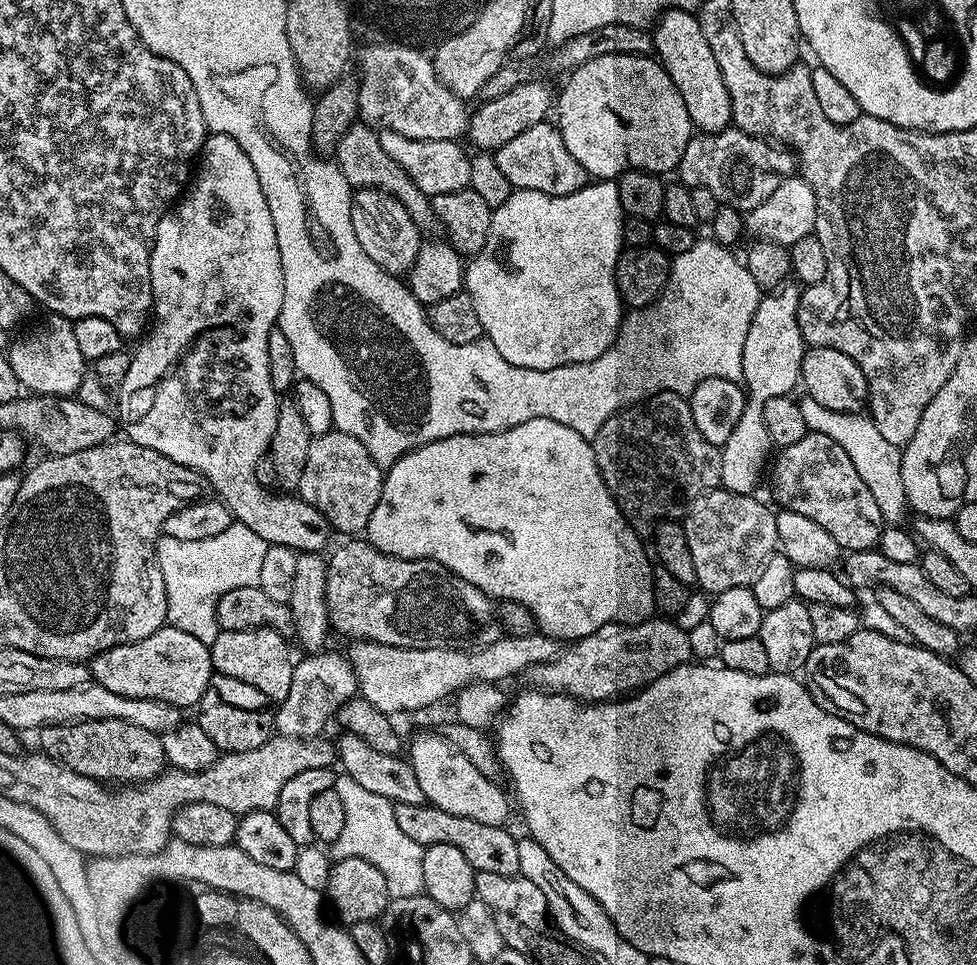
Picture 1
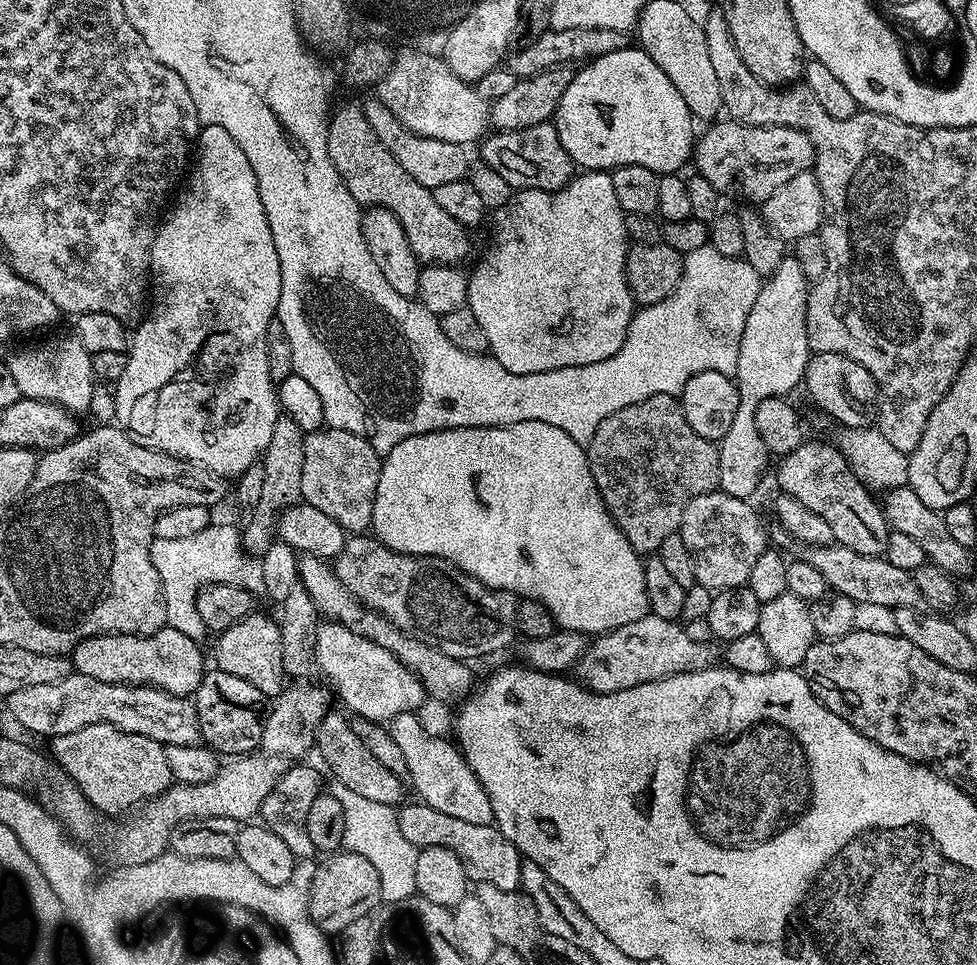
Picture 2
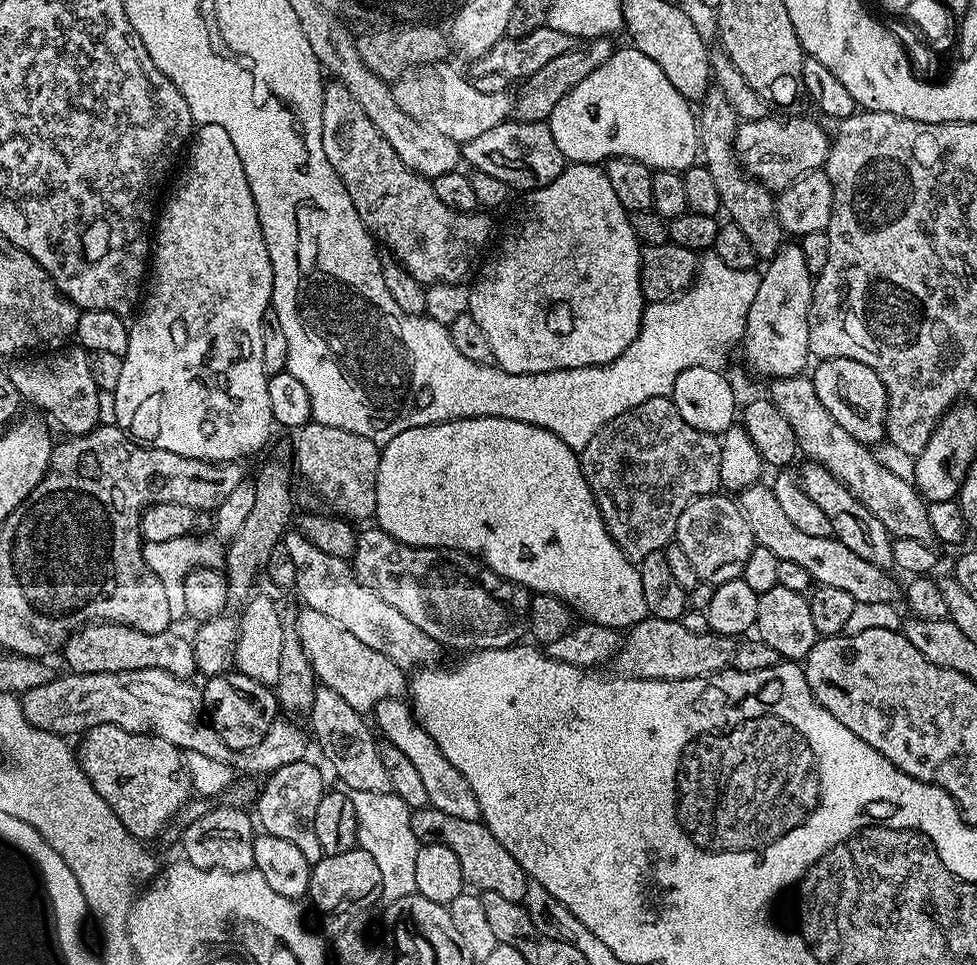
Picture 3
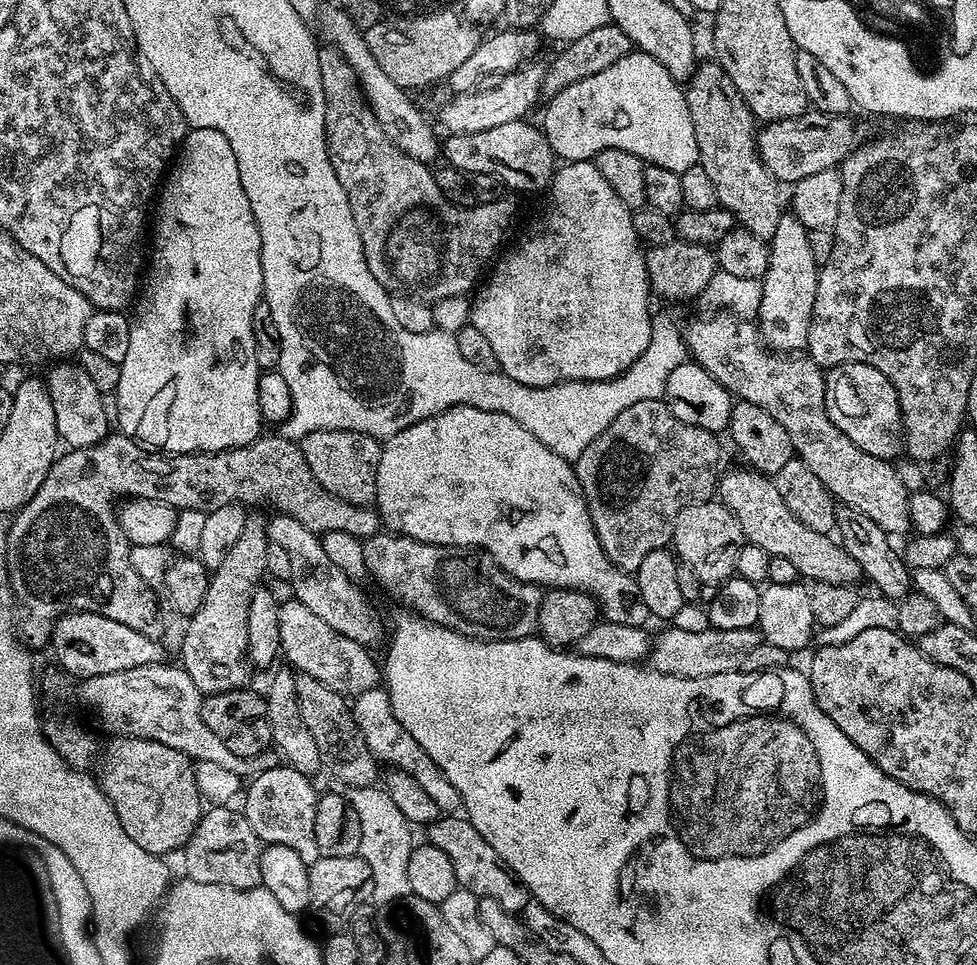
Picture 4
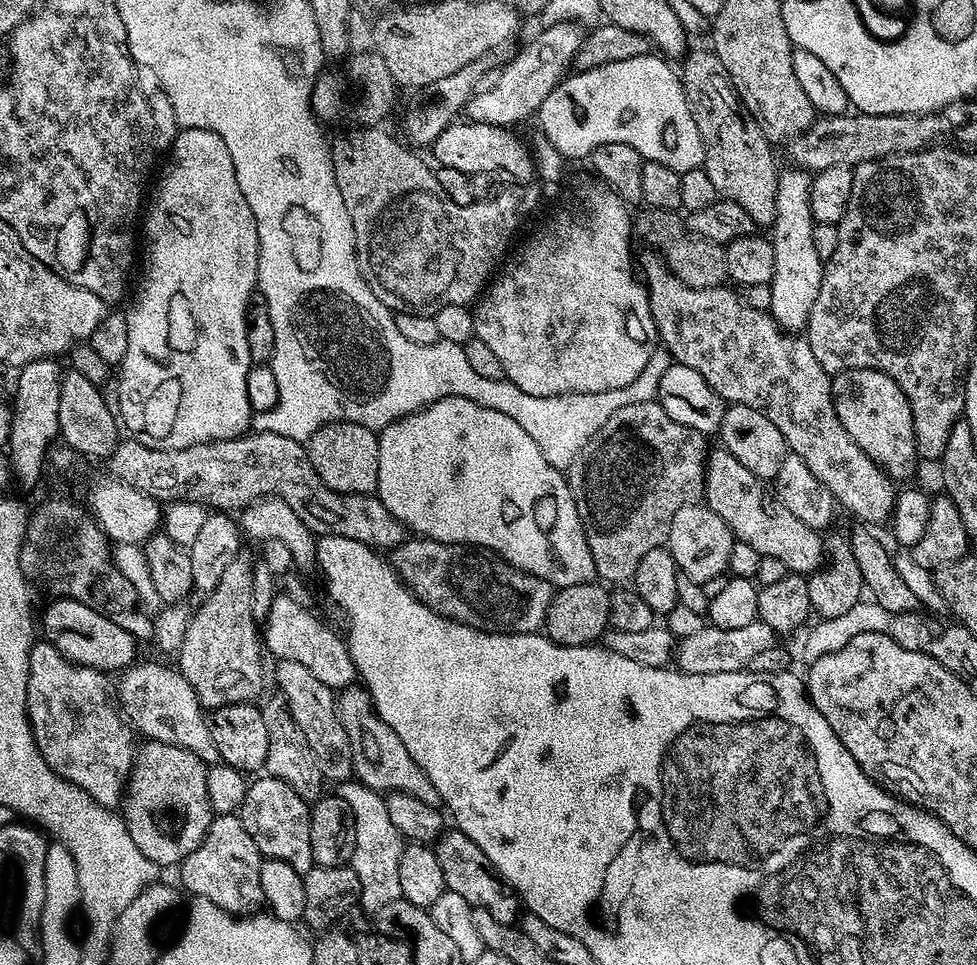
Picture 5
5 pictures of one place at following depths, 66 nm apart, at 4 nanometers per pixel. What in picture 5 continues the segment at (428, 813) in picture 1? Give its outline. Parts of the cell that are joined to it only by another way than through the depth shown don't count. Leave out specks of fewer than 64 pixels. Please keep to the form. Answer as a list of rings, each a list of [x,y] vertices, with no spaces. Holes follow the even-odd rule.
[[[448,830],[435,841],[434,851],[438,858],[438,866],[442,866],[442,878],[445,889],[454,894],[462,894],[466,902],[470,902],[473,908],[490,910],[494,918],[503,924],[515,925],[522,912],[522,905],[519,896],[506,890],[506,885],[495,871],[490,867],[486,854],[478,850],[470,838],[459,830]],[[452,831],[452,832],[451,832]]]

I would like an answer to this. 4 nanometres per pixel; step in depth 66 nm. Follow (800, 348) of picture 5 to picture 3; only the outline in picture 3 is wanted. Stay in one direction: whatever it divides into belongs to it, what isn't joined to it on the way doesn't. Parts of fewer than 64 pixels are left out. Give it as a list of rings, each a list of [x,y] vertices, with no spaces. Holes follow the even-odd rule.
[[[804,374],[782,376],[773,379],[769,384],[772,385],[769,386],[767,395],[772,404],[778,406],[778,410],[782,410],[782,414],[786,414],[786,422],[790,422],[790,430],[794,430],[797,449],[803,455],[805,452],[811,463],[821,464],[830,474],[834,474],[834,478],[838,478],[838,482],[846,485],[850,494],[854,494],[854,498],[858,498],[858,502],[862,502],[862,506],[866,506],[866,510],[870,510],[870,514],[874,514],[874,518],[878,518],[878,522],[882,522],[882,526],[886,526],[889,536],[914,538],[923,544],[927,544],[933,539],[928,504],[917,492],[915,483],[890,474],[890,470],[886,470],[886,466],[882,466],[870,451],[869,445],[860,444],[854,438],[850,438],[850,434],[846,434],[846,430],[842,430],[842,426],[838,426],[838,422],[834,422],[834,418],[830,418],[830,410],[826,410],[826,406],[822,406],[822,402],[818,402],[818,394],[814,394],[812,379]]]

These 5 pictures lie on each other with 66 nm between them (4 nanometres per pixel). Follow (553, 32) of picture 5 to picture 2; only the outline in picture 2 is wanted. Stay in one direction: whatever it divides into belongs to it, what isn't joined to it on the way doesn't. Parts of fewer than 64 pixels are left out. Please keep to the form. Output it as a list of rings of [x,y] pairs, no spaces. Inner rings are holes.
[[[401,52],[393,59],[392,65],[394,70],[384,76],[386,82],[378,82],[378,98],[384,108],[415,136],[468,146],[471,140],[479,141],[485,135],[484,127],[487,129],[490,124],[489,101],[478,98],[475,87],[454,75],[439,55]]]

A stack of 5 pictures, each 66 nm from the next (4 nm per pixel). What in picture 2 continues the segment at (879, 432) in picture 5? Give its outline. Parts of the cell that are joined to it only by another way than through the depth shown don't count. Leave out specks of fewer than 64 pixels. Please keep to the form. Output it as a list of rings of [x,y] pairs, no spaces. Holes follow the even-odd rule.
[[[817,352],[809,355],[808,365],[804,371],[804,379],[802,381],[803,391],[808,391],[808,396],[829,416],[832,420],[837,420],[837,425],[845,428],[867,428],[873,423],[874,417],[878,412],[878,393],[876,391],[876,383],[870,374],[870,370],[866,370],[866,366],[862,366],[858,362],[854,362],[854,358],[846,358],[842,354],[834,354],[833,352]]]

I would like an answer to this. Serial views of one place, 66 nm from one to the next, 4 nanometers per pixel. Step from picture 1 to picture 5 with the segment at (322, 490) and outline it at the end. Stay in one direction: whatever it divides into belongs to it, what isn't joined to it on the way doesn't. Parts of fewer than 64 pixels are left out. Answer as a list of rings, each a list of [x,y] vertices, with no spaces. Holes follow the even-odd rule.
[[[349,420],[322,425],[306,442],[308,457],[318,478],[322,478],[330,490],[351,496],[375,493],[378,486],[379,445],[380,437],[373,429]]]

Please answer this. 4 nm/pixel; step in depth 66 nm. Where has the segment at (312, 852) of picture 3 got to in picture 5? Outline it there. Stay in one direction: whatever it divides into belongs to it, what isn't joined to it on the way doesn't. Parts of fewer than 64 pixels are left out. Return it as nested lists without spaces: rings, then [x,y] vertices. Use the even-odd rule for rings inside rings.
[[[264,774],[256,779],[249,783],[246,798],[238,809],[242,826],[246,826],[246,834],[254,838],[254,846],[258,846],[261,857],[286,862],[301,874],[309,872],[314,867],[310,850],[312,814],[309,801],[303,800],[277,777]]]

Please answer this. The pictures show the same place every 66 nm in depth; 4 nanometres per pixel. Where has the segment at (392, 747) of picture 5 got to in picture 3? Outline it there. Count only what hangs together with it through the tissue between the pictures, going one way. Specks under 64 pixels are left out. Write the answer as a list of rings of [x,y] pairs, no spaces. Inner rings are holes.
[[[397,698],[378,702],[374,709],[375,716],[377,724],[375,724],[375,727],[378,729],[378,732],[378,727],[380,727],[380,732],[384,735],[383,739],[387,743],[396,746],[402,754],[406,754],[406,758],[410,758],[410,762],[414,762],[414,767],[418,769],[418,775],[422,777],[422,786],[426,786],[428,803],[431,807],[442,810],[442,814],[450,814],[454,818],[480,820],[480,807],[478,806],[478,800],[474,798],[474,792],[470,790],[470,782],[466,782],[464,776],[458,774],[458,770],[454,770],[454,766],[450,766],[450,762],[446,762],[446,756],[442,754],[442,750],[438,750],[438,746],[434,740],[426,734],[424,727],[412,715],[411,707],[403,699]]]

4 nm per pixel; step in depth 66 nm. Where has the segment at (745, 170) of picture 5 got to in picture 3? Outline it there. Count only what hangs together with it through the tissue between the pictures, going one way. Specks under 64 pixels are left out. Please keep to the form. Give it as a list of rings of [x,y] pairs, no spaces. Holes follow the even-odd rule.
[[[719,90],[708,91],[698,104],[698,148],[702,153],[702,163],[710,170],[714,183],[718,186],[720,207],[729,212],[731,223],[746,234],[754,254],[761,261],[767,262],[778,254],[785,243],[786,233],[780,227],[776,217],[776,201],[773,193],[765,184],[759,184],[745,172],[736,160],[736,151],[732,143],[736,137],[738,117],[730,102],[726,102],[726,94]]]

